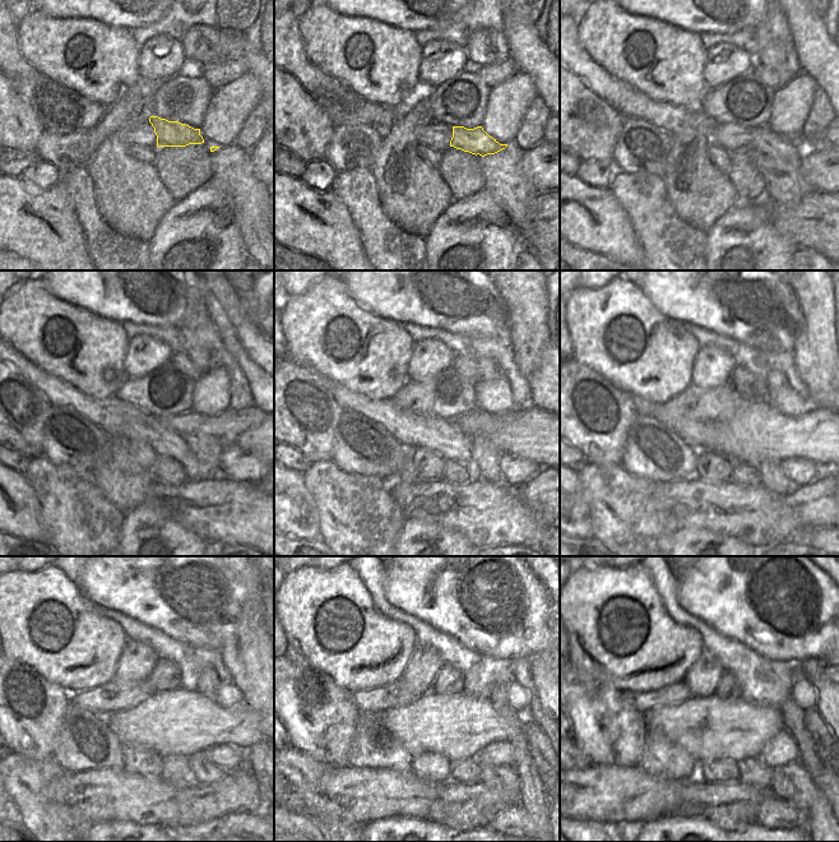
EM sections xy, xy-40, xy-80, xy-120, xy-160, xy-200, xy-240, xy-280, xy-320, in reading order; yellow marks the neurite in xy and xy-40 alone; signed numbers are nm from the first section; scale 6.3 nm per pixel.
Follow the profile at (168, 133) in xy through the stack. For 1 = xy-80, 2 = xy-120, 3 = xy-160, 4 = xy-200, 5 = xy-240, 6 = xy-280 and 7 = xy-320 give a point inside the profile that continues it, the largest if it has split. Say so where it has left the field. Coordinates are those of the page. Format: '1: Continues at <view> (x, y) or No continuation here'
1: Continues at xy-80 (764, 140)
2: Continues at xy-120 (207, 449)
3: Continues at xy-160 (486, 457)
4: Continues at xy-200 (772, 477)
5: Continues at xy-240 (205, 772)
6: Continues at xy-280 (497, 778)
7: Continues at xy-320 (791, 783)

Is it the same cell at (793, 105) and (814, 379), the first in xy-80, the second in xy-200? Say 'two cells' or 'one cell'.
two cells

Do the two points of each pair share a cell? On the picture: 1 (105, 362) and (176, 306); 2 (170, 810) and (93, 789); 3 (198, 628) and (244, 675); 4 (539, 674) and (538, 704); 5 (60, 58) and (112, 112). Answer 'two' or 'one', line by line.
1: two
2: one
3: two
4: one
5: two

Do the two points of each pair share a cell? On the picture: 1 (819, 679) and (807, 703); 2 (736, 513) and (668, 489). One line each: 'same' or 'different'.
1: different
2: same

